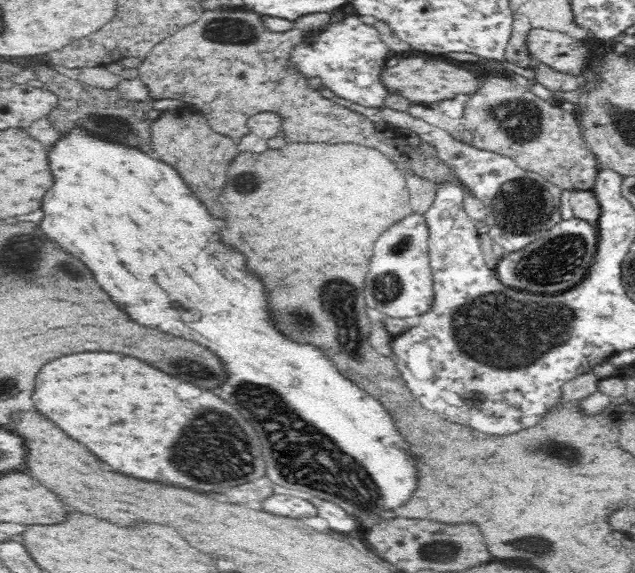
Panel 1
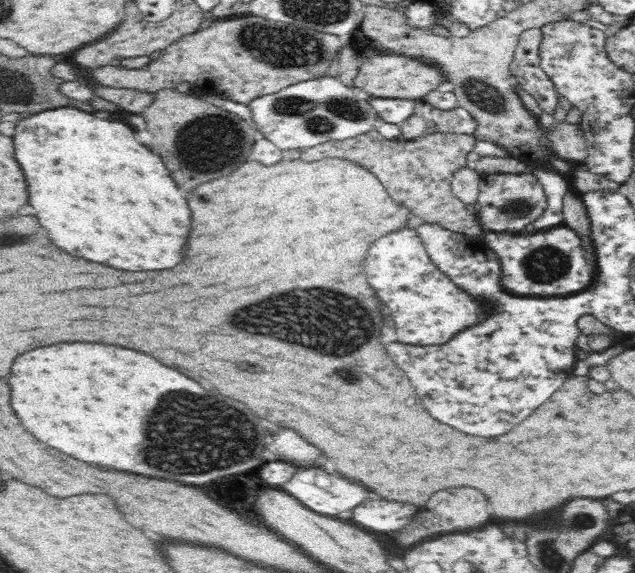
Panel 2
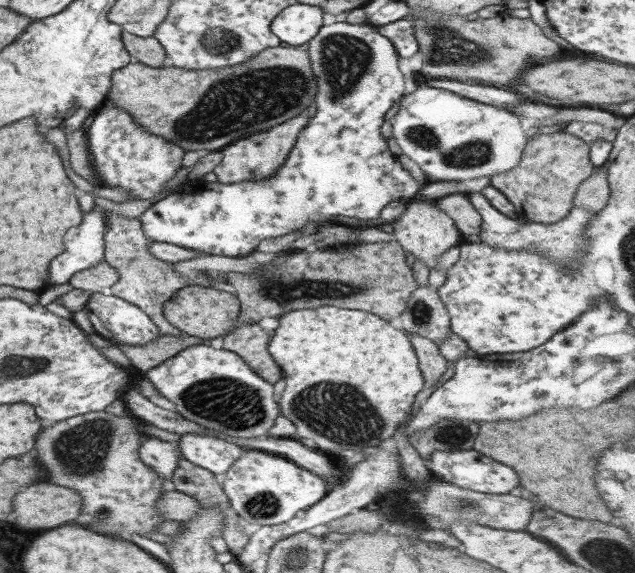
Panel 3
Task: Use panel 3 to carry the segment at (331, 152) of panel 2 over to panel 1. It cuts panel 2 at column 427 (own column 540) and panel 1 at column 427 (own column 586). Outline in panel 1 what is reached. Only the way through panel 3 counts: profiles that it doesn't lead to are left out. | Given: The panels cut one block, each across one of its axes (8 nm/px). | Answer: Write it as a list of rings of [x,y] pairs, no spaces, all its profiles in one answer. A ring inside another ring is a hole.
[[[221,5],[217,8],[218,10],[204,12],[204,16],[198,22],[180,28],[176,34],[162,40],[160,44],[156,44],[152,48],[152,52],[144,58],[144,62],[140,64],[139,79],[148,86],[151,98],[154,100],[176,98],[176,100],[184,100],[186,104],[194,104],[198,108],[196,112],[206,117],[214,132],[228,136],[232,140],[249,134],[247,122],[251,116],[263,112],[276,113],[282,119],[280,122],[281,135],[287,143],[336,144],[336,142],[354,142],[379,150],[394,160],[398,169],[403,172],[409,170],[418,176],[429,178],[435,183],[453,182],[452,171],[443,160],[438,158],[436,150],[432,146],[420,138],[420,144],[416,148],[408,147],[408,134],[411,134],[411,130],[395,126],[394,122],[372,122],[363,114],[339,105],[333,98],[323,98],[319,90],[310,88],[306,84],[307,78],[304,78],[304,74],[301,74],[294,65],[290,66],[290,50],[302,42],[306,31],[294,27],[284,34],[268,32],[264,28],[264,24],[260,22],[260,15],[248,7]]]

